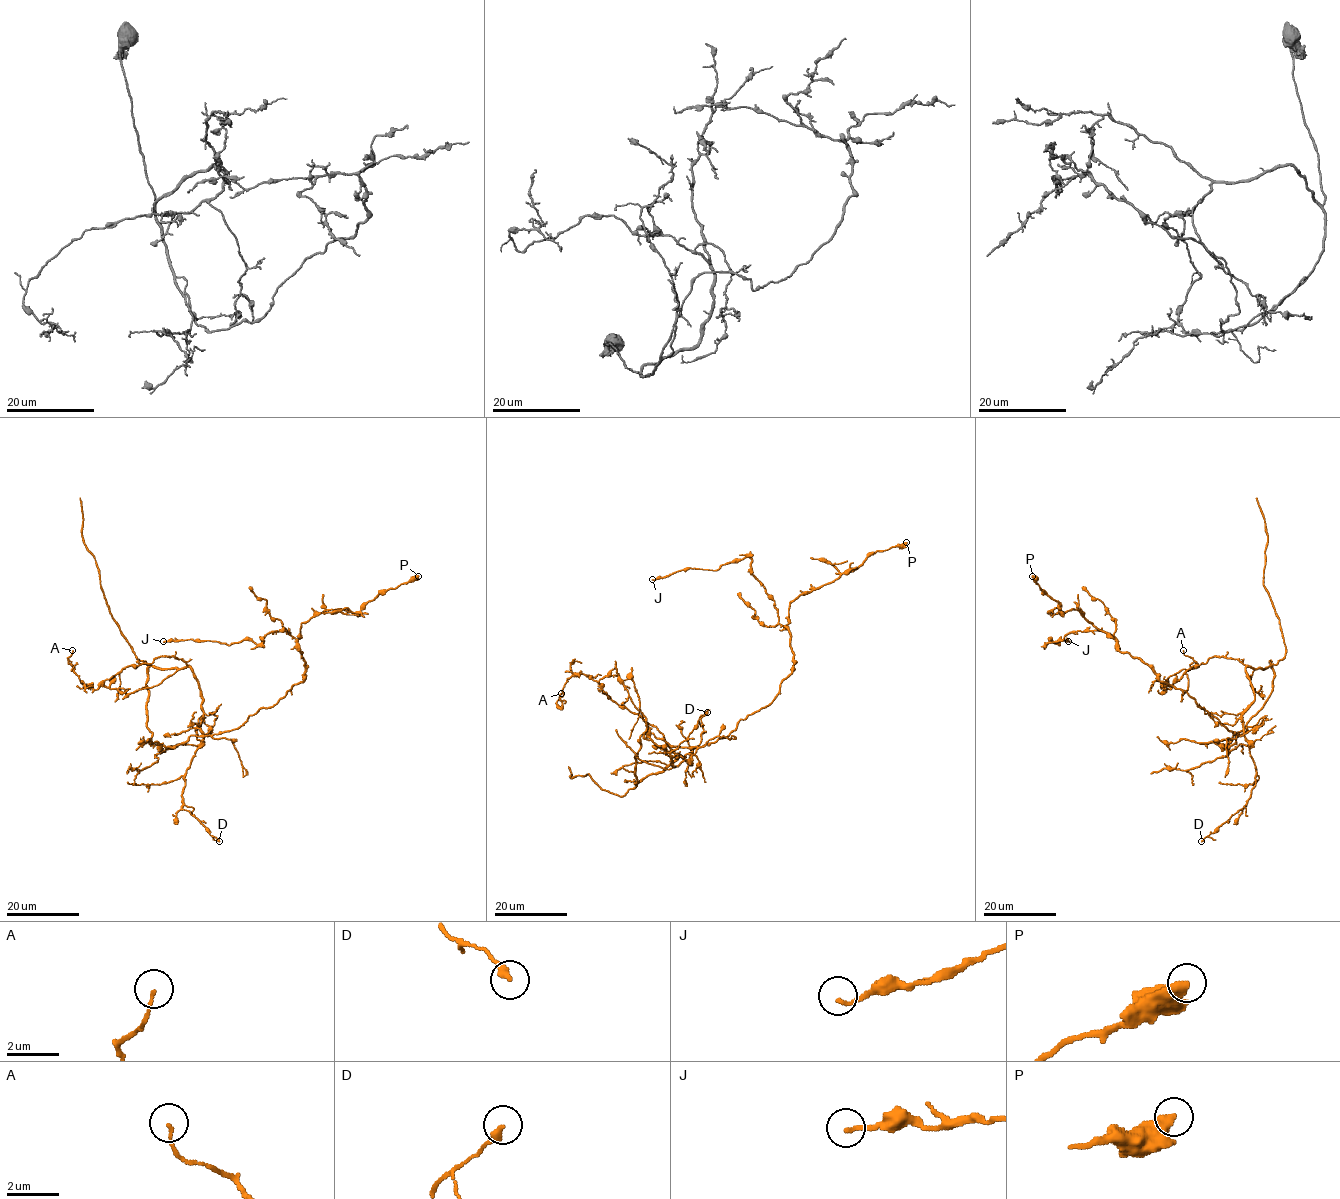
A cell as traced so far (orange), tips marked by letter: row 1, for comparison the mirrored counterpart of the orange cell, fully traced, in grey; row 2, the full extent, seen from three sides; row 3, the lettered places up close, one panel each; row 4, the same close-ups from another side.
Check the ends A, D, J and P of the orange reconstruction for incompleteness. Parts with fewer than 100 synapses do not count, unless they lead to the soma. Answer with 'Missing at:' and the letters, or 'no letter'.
Missing at: no letter

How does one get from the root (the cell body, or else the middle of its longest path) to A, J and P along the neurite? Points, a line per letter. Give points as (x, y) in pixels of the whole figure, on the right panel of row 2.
A: (1227, 729), (1244, 734), (1254, 700), (1246, 666), (1211, 657), (1164, 689), (1197, 666), (1183, 650)
J: (1227, 729), (1184, 690), (1121, 652), (1112, 635), (1072, 631), (1046, 644), (1068, 641)
P: (1227, 729), (1184, 690), (1121, 652), (1115, 639), (1077, 609), (1061, 612), (1032, 576)

